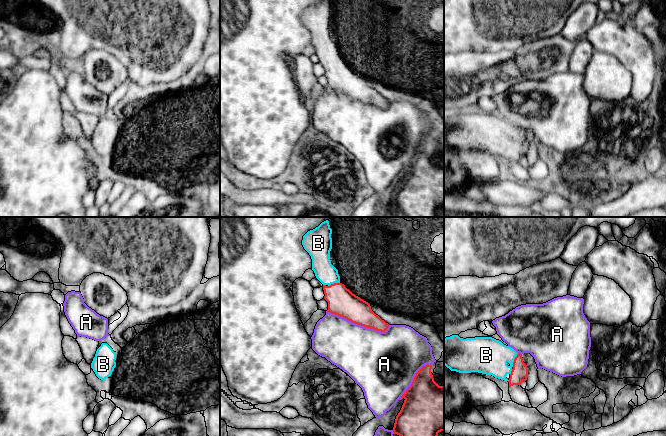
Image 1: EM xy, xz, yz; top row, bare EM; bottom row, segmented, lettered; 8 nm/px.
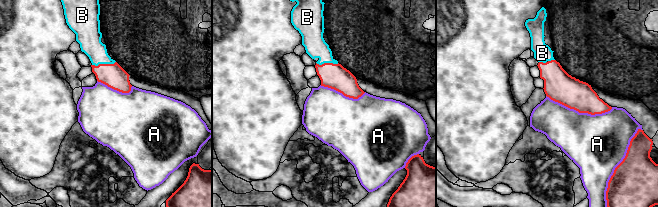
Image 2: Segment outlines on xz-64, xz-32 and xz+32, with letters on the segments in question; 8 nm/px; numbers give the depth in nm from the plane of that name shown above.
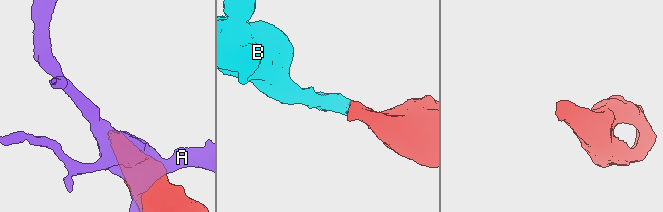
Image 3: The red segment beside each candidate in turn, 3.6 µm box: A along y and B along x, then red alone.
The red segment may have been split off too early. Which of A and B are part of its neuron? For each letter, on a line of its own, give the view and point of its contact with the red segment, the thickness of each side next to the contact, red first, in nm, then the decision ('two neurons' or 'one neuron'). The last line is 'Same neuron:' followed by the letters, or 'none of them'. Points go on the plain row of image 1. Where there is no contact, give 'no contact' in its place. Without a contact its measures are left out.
A: meets red in xz at (358, 100); 220 nm thick on the red side, 420 nm on the other; two neurons
B: meets red in yz at (514, 136); 140 nm thick on the red side, 300 nm on the other; one neuron
Same neuron: B

